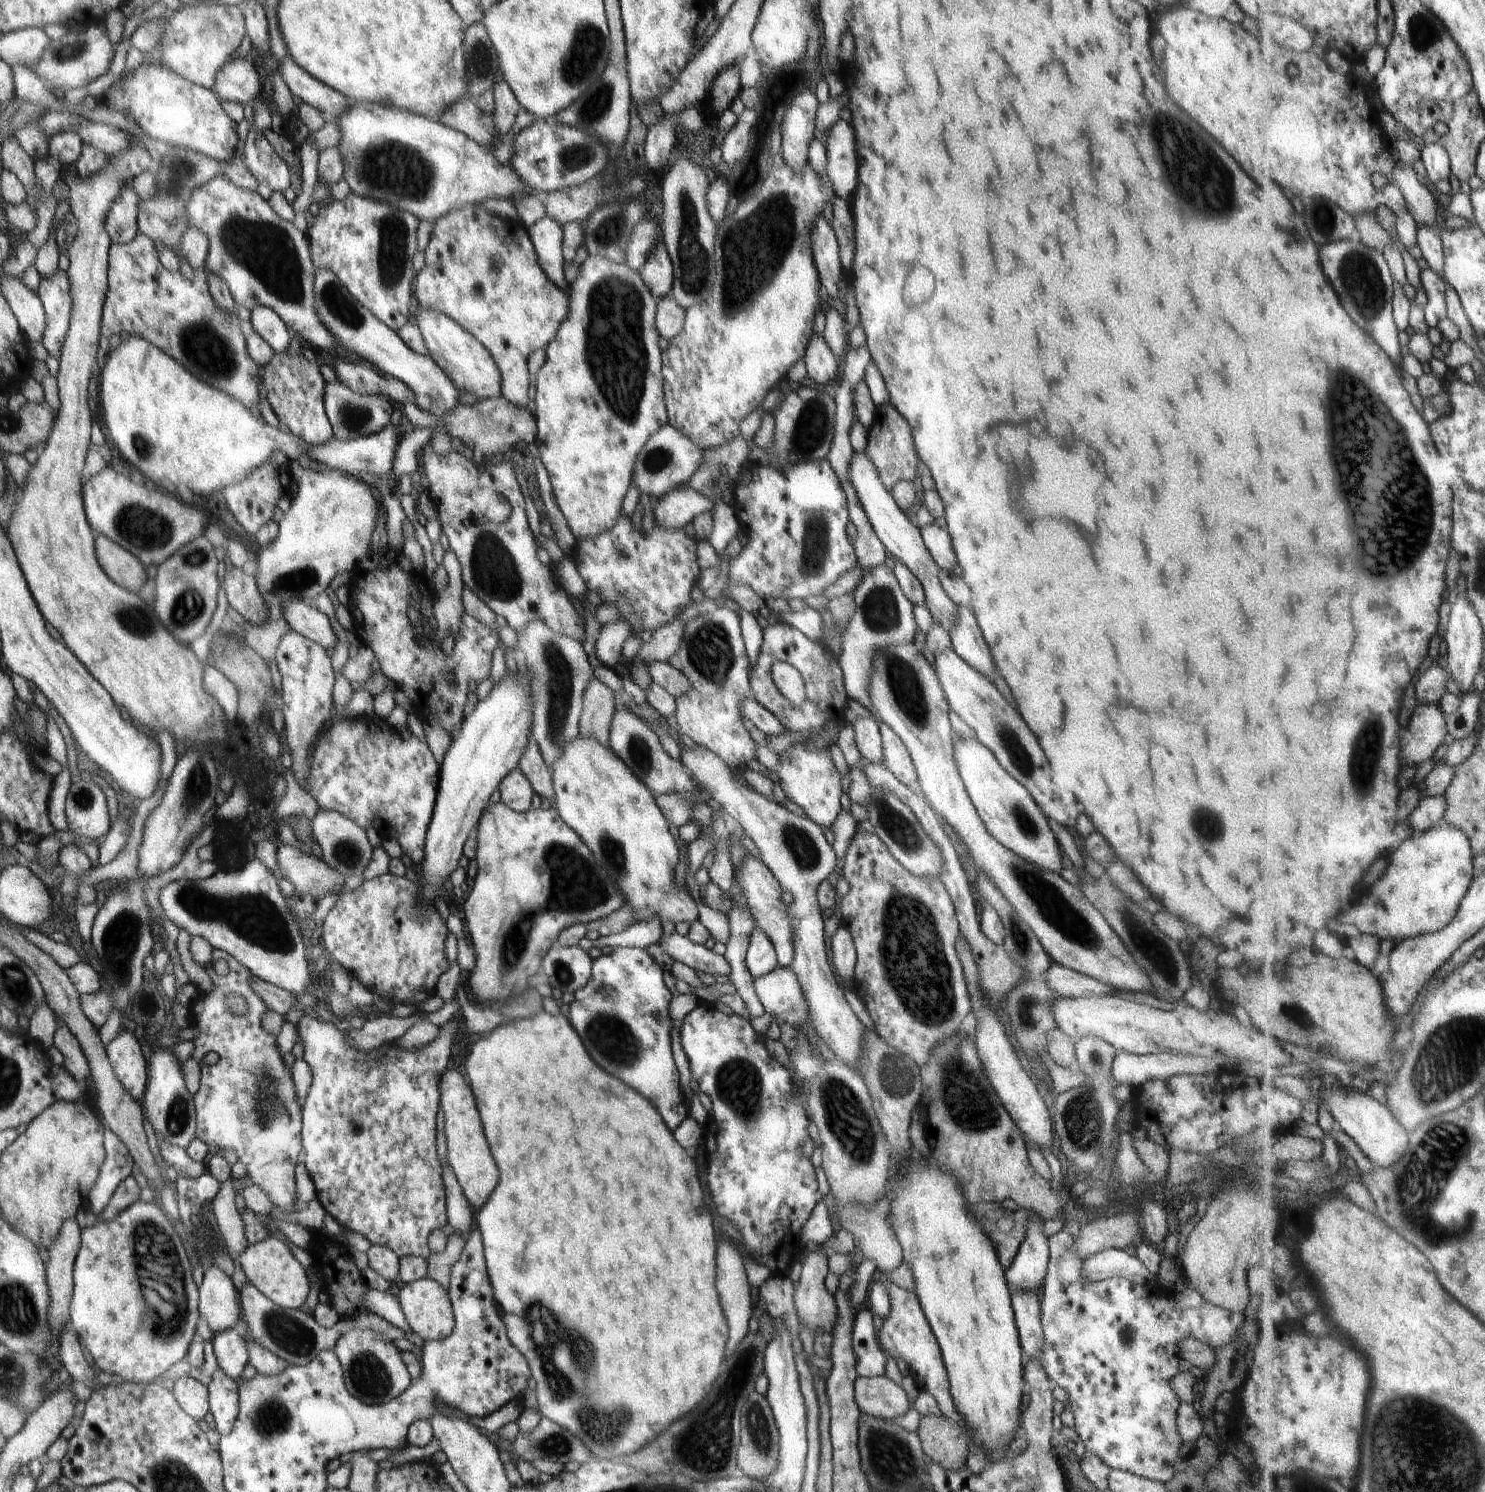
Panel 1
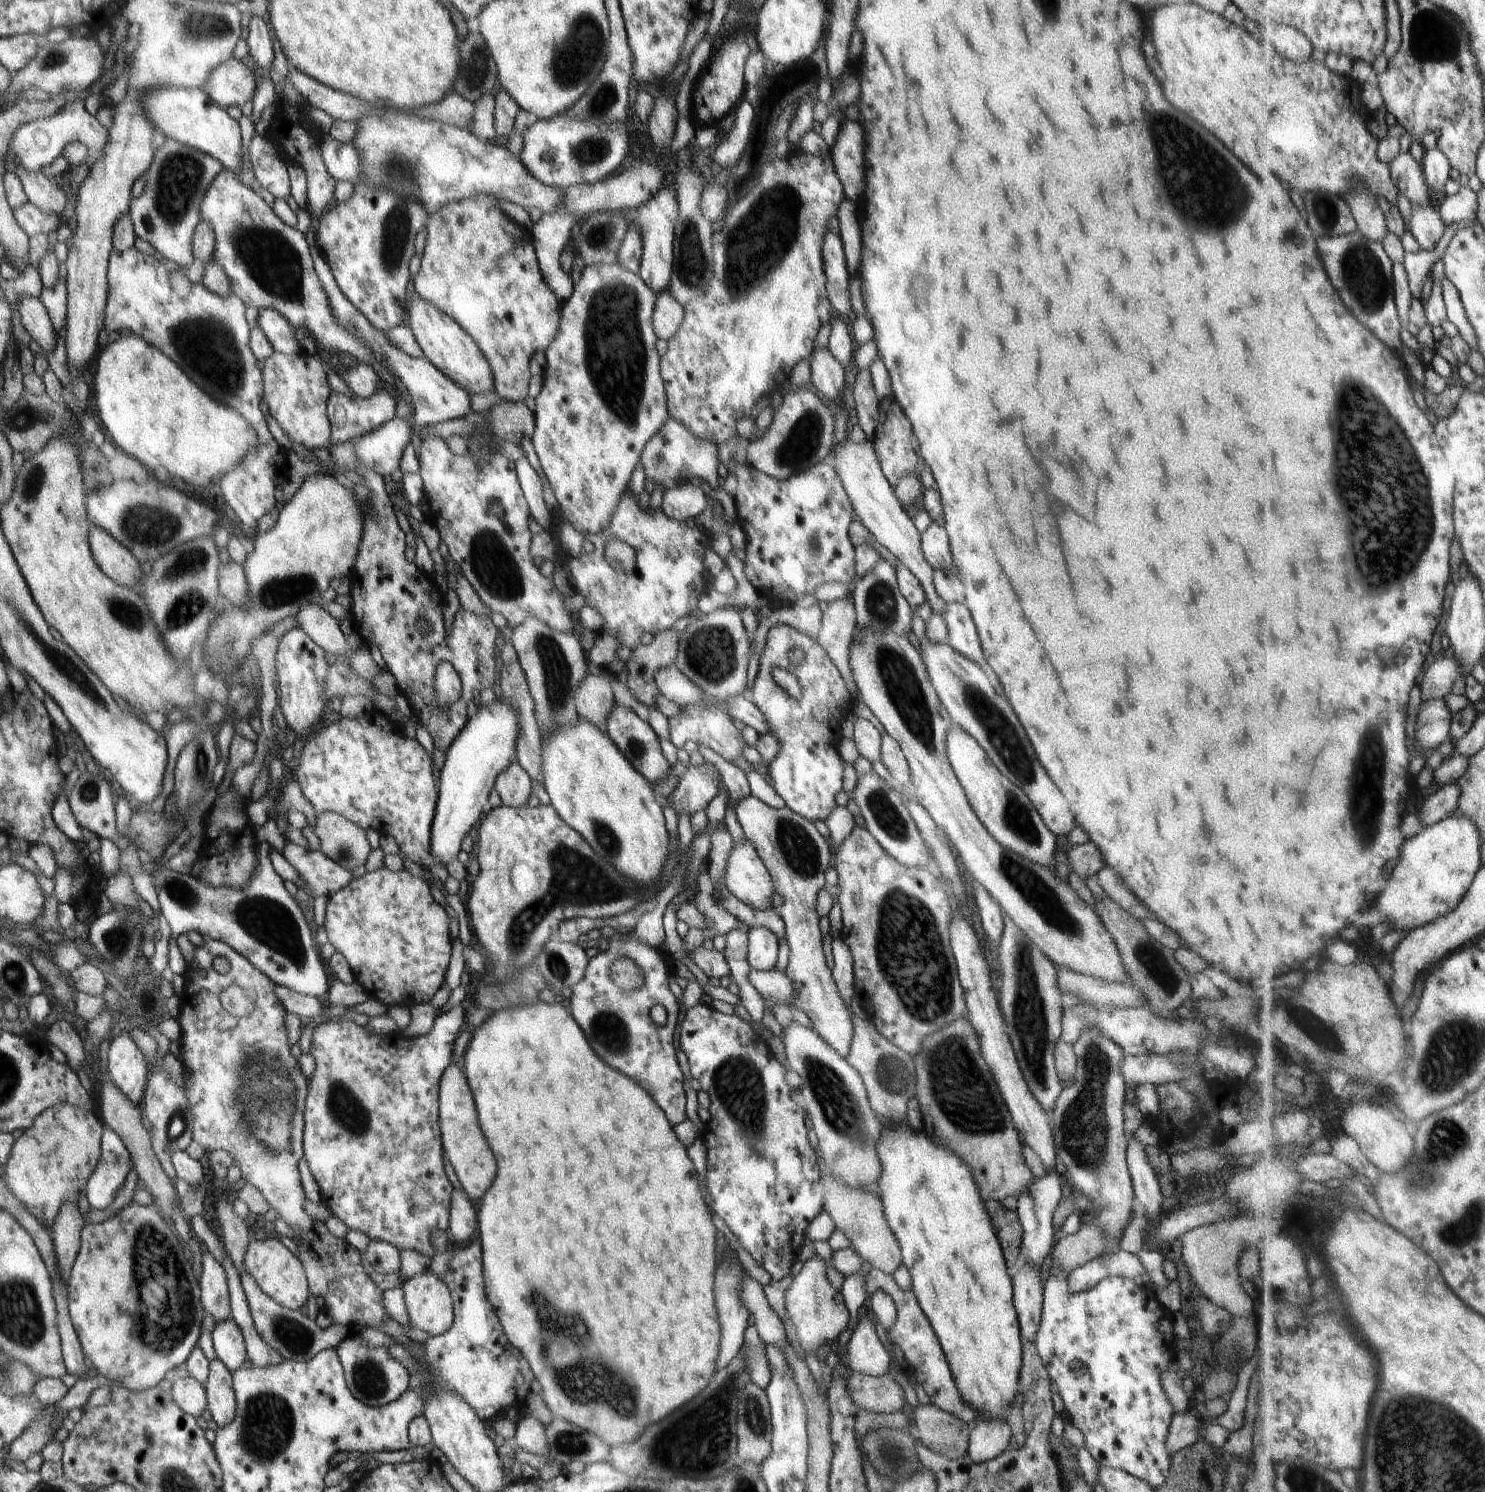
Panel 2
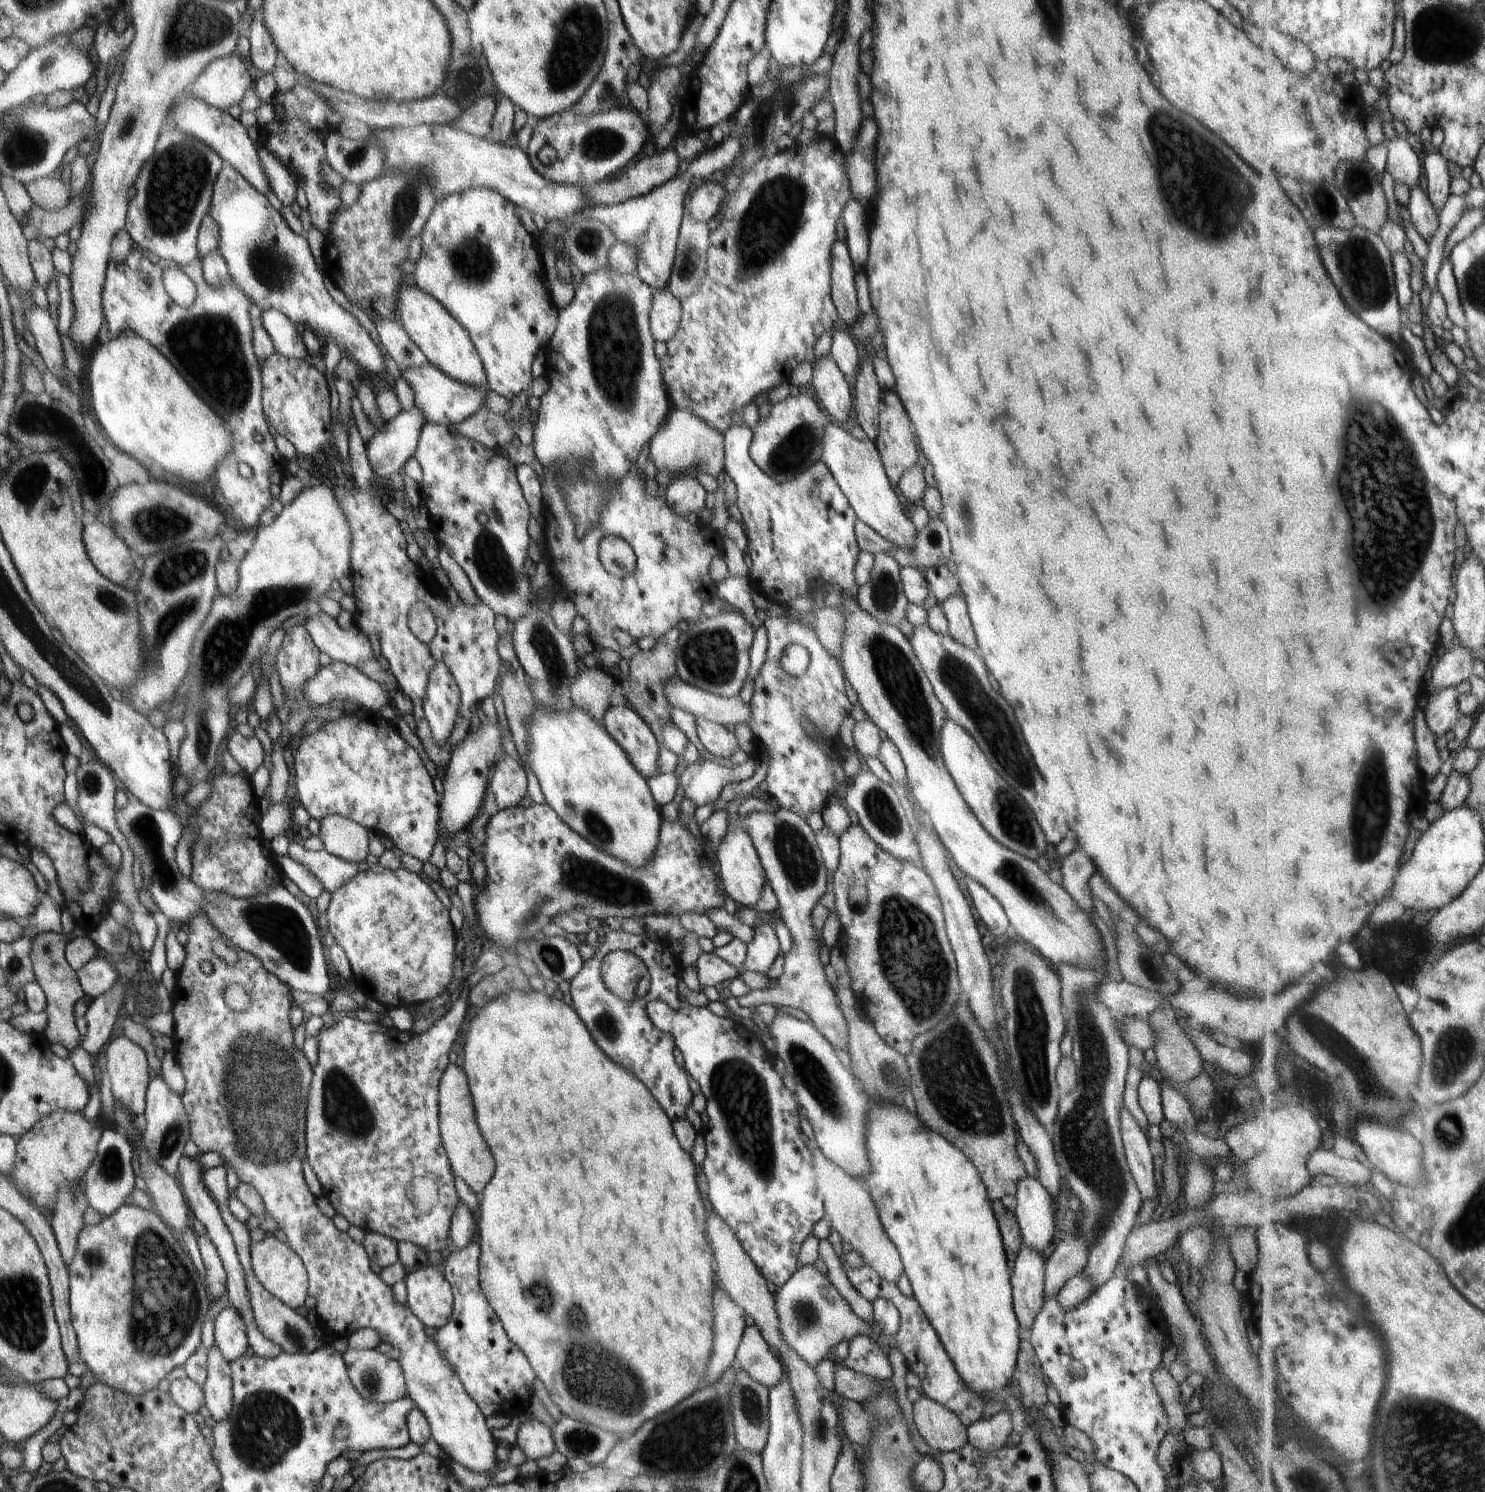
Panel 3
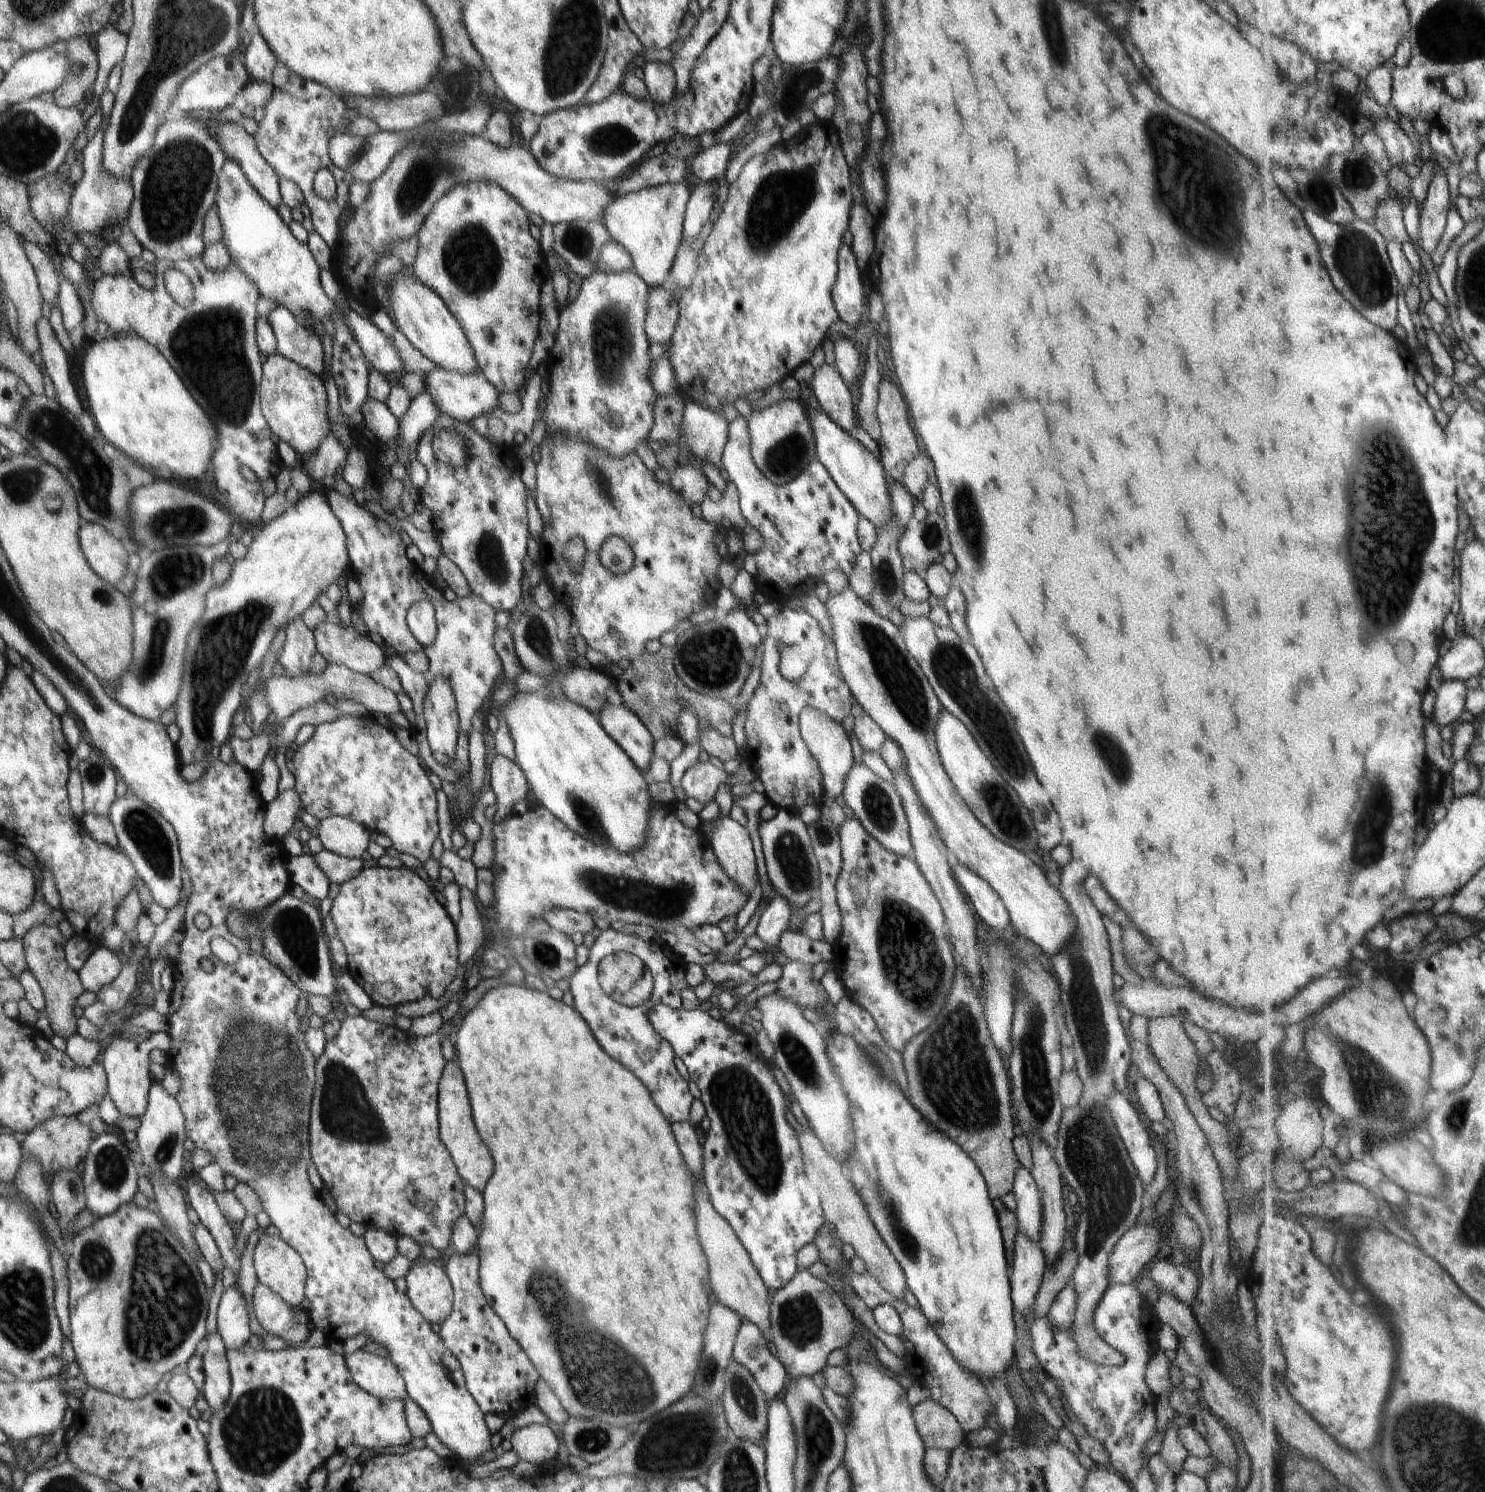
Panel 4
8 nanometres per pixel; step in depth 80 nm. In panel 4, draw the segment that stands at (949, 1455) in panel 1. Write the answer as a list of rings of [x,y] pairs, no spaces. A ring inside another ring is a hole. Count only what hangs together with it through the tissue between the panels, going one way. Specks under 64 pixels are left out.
[[[927,1399],[912,1410],[918,1434],[927,1449],[951,1452],[966,1440],[956,1417],[940,1403]]]

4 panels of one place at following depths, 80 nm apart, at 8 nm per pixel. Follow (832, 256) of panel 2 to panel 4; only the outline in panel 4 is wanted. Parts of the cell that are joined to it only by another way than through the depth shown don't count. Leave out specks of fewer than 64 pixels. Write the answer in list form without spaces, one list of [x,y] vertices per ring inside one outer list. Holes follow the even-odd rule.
[[[842,244],[839,248],[837,275],[831,297],[840,320],[852,328],[856,328],[860,320],[866,318],[862,295],[864,279],[852,249]]]

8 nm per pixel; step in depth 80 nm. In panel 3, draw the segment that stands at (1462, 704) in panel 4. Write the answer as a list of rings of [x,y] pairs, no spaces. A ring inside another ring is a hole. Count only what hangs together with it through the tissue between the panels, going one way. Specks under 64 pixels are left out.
[[[1452,687],[1434,692],[1425,697],[1424,711],[1426,722],[1435,737],[1448,736],[1463,716],[1459,707],[1458,690]]]

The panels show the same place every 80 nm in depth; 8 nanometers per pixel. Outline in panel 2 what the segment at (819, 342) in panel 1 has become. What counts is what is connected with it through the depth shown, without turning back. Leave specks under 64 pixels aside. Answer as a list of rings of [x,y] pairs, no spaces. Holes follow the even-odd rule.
[[[814,348],[808,361],[812,384],[830,400],[838,398],[844,388],[844,367],[827,348]]]

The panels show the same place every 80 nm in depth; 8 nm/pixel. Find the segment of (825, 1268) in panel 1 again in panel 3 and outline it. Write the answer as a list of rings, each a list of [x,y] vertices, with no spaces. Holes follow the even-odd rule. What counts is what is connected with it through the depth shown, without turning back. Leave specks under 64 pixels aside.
[[[803,1265],[778,1291],[774,1300],[782,1336],[810,1368],[814,1369],[821,1360],[828,1357],[840,1341],[849,1341],[857,1334],[872,1337],[888,1355],[891,1347],[886,1336],[872,1333],[869,1324],[852,1311],[830,1279],[824,1273],[820,1273],[815,1265]]]

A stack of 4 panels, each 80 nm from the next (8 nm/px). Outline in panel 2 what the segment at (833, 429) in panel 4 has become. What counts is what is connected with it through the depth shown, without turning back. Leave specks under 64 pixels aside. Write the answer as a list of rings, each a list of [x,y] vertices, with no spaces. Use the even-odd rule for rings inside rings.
[[[847,434],[847,439],[842,445],[838,447],[833,444],[829,464],[840,477],[855,516],[870,531],[875,540],[886,547],[900,564],[914,574],[923,586],[926,600],[933,612],[943,616],[947,602],[936,592],[933,581],[935,568],[927,561],[921,549],[921,533],[914,527],[914,521],[906,515],[901,502],[895,497],[893,487],[886,480],[877,461],[871,441],[865,440],[863,443],[855,444],[850,439],[850,434]]]

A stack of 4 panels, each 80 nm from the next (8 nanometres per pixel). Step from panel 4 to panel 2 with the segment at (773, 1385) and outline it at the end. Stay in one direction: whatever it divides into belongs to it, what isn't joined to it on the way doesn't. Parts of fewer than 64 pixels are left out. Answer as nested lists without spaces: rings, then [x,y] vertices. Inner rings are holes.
[[[755,1324],[747,1326],[742,1346],[751,1382],[759,1386],[762,1390],[768,1386],[771,1379],[771,1372],[765,1353],[765,1342],[760,1338]]]

